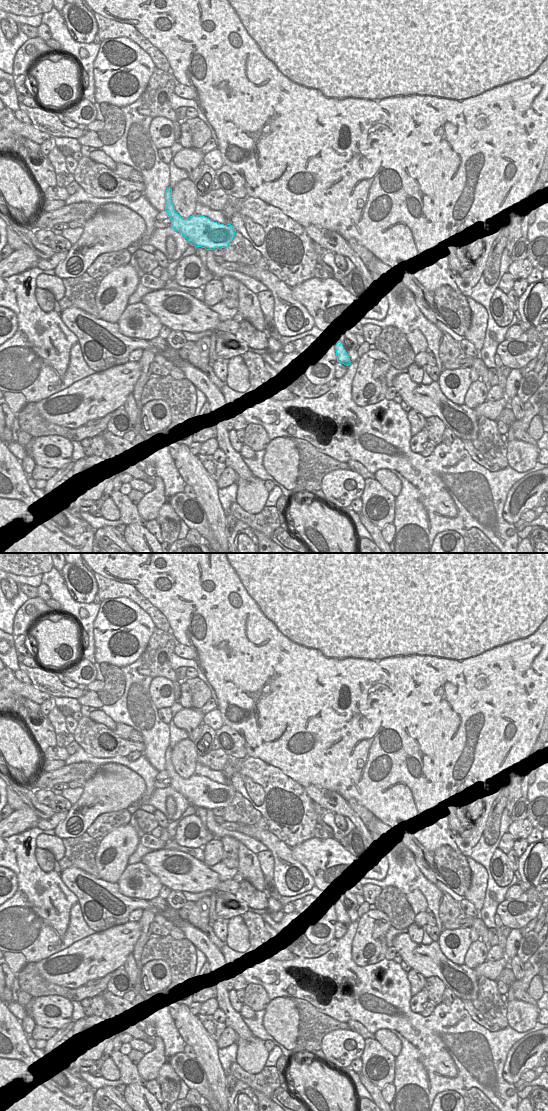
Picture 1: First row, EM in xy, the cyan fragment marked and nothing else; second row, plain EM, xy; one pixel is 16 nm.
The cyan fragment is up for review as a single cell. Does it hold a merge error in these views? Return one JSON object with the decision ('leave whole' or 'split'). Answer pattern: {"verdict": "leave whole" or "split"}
{"verdict": "leave whole"}

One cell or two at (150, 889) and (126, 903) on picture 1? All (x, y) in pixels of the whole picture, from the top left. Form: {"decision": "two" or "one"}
{"decision": "two"}

